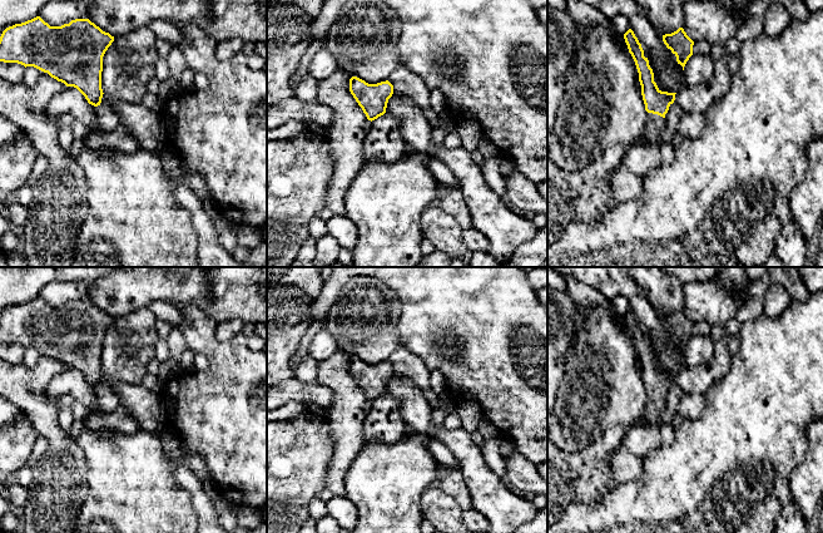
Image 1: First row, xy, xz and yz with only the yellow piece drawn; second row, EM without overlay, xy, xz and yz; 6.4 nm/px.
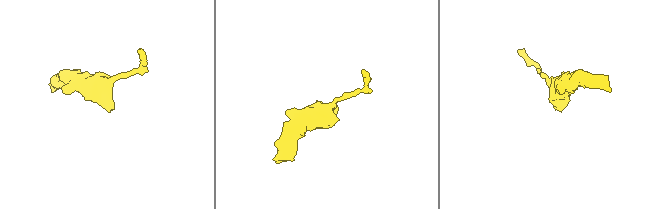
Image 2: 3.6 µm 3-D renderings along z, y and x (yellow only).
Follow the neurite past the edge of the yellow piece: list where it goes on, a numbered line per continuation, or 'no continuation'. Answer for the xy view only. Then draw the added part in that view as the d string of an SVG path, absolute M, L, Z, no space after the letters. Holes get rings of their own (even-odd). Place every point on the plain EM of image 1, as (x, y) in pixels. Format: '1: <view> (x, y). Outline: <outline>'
no continuation

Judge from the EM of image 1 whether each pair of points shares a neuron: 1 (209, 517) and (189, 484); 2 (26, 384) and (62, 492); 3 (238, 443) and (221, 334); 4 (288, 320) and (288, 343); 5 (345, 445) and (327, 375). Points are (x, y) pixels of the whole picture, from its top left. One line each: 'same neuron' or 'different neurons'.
1: same neuron
2: same neuron
3: different neurons
4: same neuron
5: same neuron

